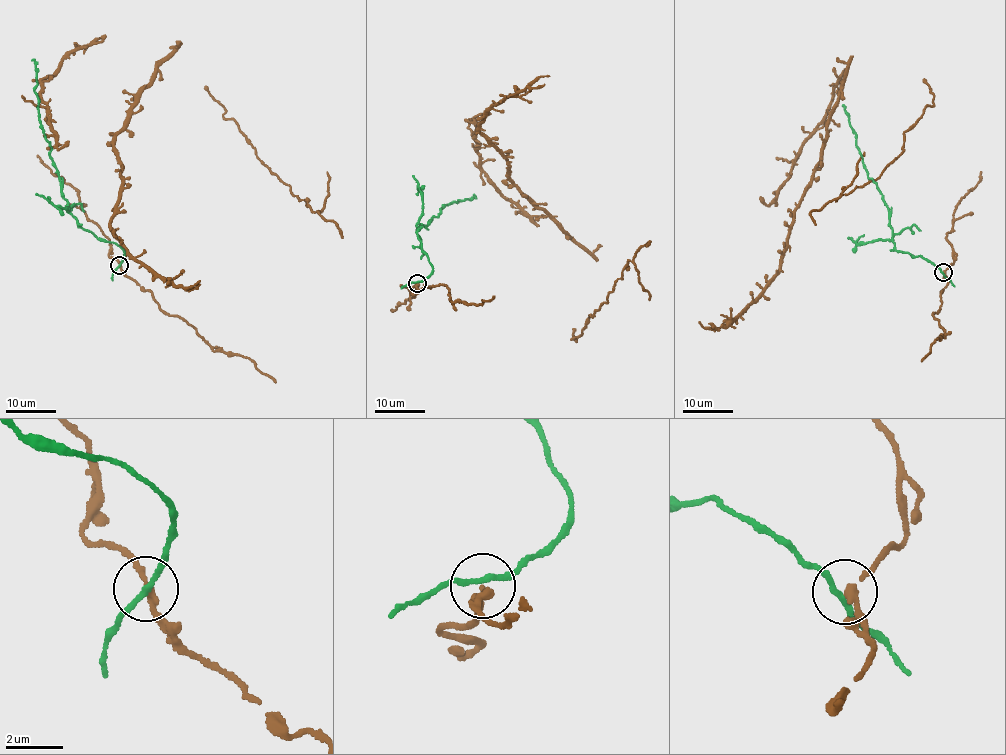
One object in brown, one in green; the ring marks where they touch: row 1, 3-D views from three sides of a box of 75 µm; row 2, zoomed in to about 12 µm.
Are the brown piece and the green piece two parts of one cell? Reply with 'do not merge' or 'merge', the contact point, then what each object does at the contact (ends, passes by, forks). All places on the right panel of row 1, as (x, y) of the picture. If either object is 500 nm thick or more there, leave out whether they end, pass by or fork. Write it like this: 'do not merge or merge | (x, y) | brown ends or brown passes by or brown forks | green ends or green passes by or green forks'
do not merge | (943, 272) | brown passes by | green passes by

